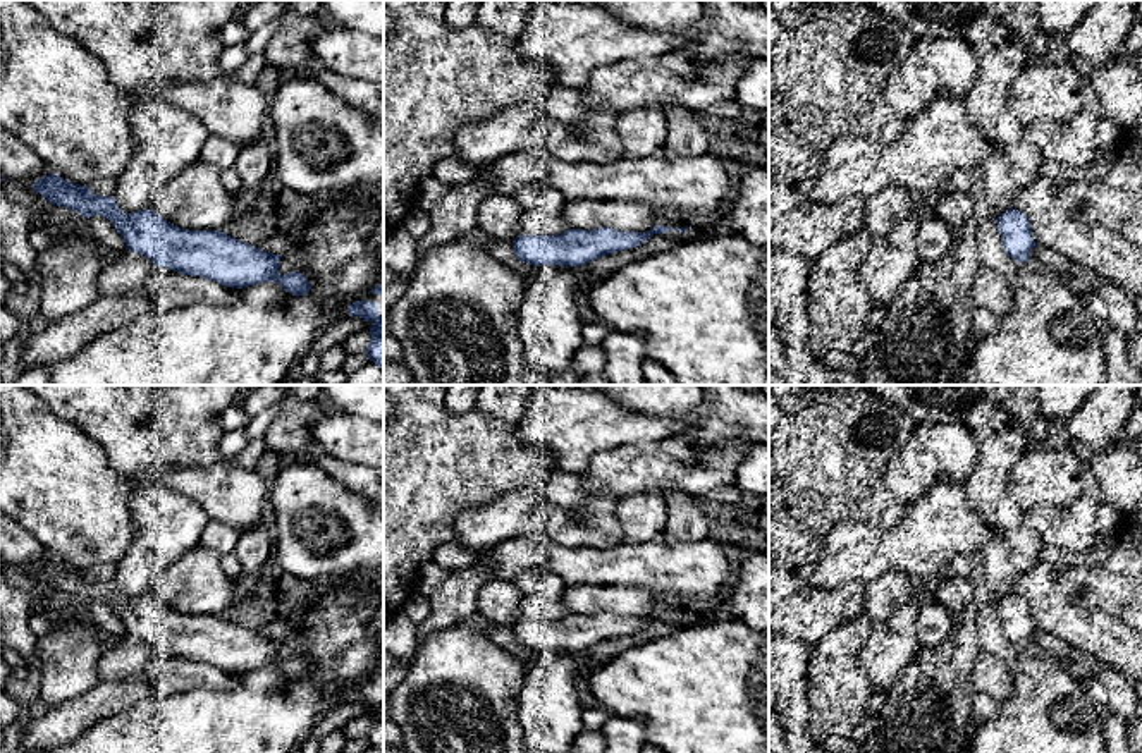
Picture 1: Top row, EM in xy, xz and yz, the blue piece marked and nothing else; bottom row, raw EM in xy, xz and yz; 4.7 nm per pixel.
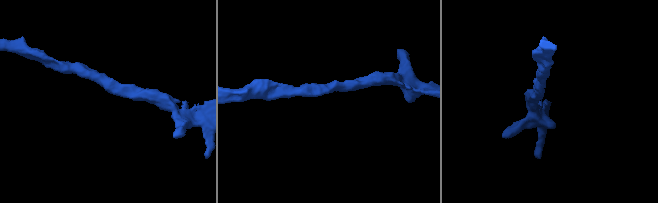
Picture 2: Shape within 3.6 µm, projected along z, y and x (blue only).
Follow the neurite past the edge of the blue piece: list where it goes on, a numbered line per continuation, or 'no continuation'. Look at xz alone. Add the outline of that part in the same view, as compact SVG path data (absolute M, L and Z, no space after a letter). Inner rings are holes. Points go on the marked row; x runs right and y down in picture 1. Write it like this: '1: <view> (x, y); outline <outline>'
no continuation

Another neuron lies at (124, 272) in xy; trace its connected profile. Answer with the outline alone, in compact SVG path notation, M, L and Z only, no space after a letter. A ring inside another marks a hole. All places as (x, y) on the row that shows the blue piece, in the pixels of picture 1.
M126 251L105 261L98 275L98 296L124 294L138 289L155 270L155 263L138 253Z

